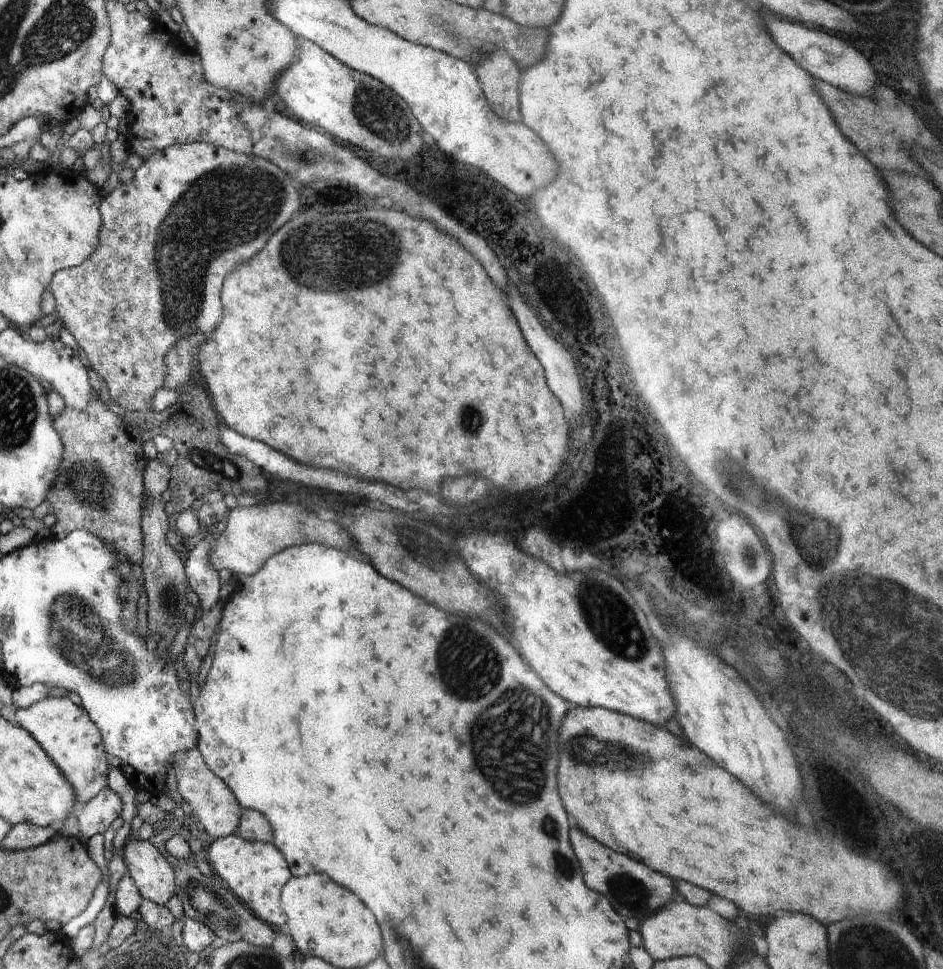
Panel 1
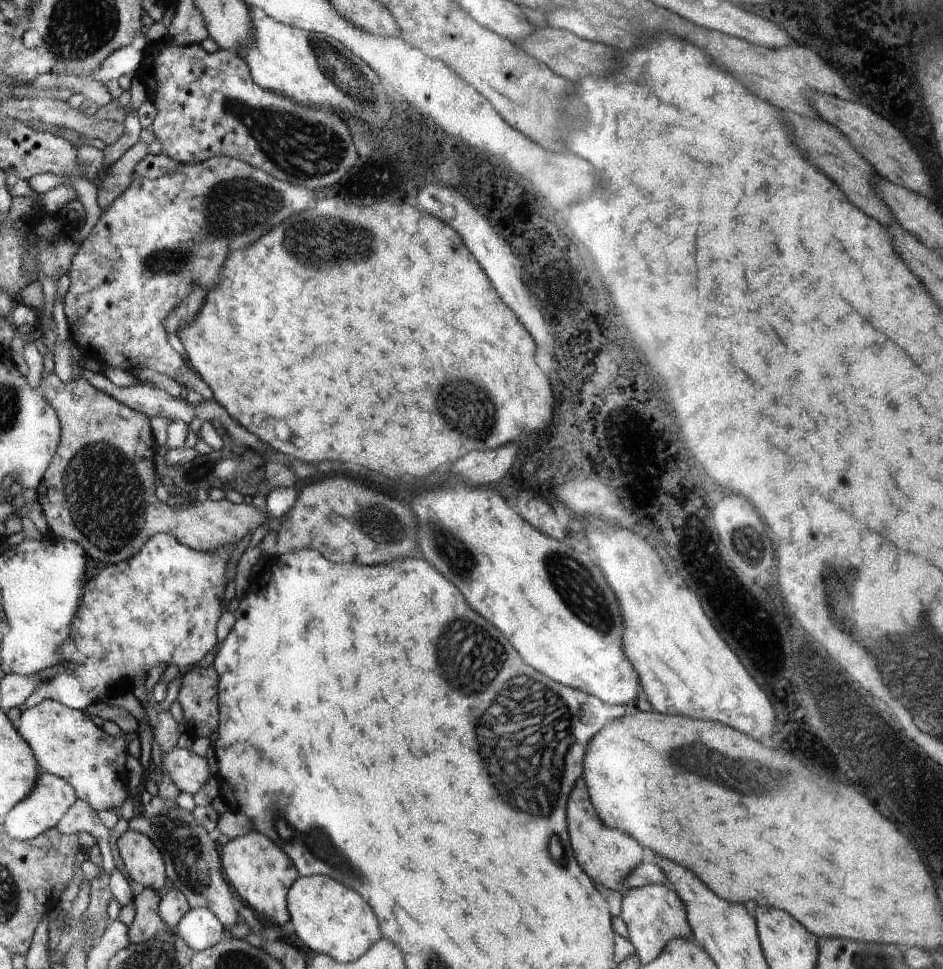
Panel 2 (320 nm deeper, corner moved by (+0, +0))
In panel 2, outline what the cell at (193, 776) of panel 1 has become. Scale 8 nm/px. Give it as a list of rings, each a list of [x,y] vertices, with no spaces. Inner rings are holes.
[[[174,747],[163,756],[163,774],[168,774],[181,792],[195,795],[212,776],[208,761],[193,751]]]

